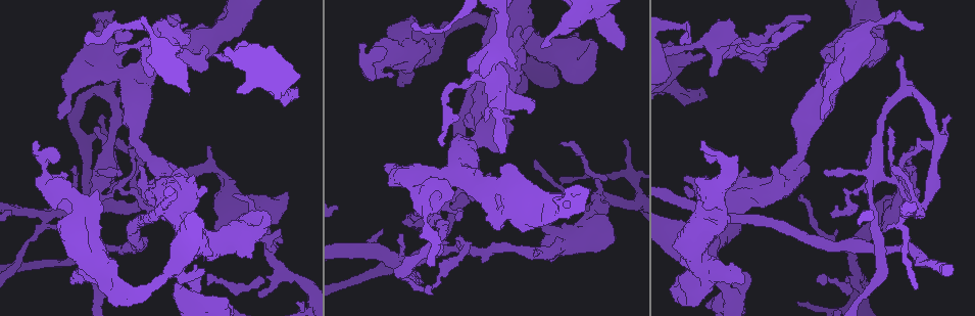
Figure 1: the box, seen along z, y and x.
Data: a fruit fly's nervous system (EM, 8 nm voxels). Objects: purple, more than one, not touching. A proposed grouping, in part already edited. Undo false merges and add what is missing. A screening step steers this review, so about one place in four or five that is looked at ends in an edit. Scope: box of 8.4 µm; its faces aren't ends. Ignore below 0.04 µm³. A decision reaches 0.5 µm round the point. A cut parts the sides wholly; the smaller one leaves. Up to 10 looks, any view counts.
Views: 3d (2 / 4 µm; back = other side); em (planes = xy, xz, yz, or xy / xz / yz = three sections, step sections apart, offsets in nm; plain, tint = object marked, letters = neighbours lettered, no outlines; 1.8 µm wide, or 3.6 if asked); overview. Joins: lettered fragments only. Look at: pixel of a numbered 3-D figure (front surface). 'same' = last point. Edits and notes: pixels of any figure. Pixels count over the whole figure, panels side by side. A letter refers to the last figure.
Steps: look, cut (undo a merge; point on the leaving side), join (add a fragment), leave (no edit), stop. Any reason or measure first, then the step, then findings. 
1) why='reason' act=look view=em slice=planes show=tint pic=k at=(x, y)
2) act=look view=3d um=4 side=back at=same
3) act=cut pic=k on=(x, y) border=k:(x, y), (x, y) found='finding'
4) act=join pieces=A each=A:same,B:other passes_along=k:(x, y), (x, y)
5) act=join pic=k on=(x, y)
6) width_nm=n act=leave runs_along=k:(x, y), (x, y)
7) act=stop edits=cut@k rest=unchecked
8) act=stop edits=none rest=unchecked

why='branch point' act=look view=3d um=4 side=back pic=1 at=(477, 250)

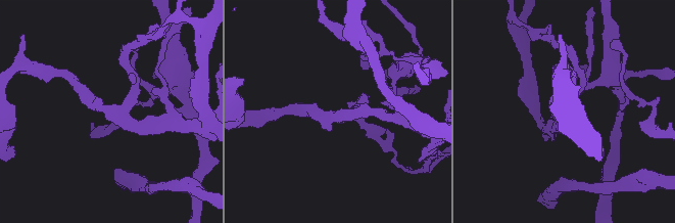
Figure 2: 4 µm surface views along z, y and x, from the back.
arms=3 arm_widths_nm=160,200,220 why='shape alone is not enough' act=look view=em slice=planes show=tint pic=2 at=(112, 113)

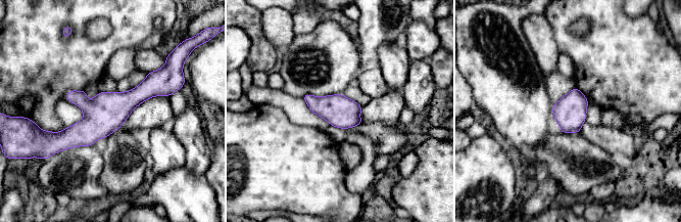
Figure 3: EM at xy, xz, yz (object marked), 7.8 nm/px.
why='what lies round it' act=look view=em slice=planes show=letters at=same

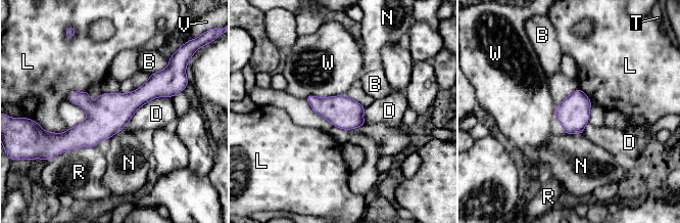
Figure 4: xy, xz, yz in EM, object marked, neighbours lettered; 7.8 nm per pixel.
act=leave each=B:other,D:other,L:other,N:other,R:other,T:other,V:other,W:other border=4:(172, 96), (147, 101), (124, 128) found='all the same cell'

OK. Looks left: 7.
why='calibre changes' act=look view=em slice=planes show=plain pic=1 at=(126, 79)

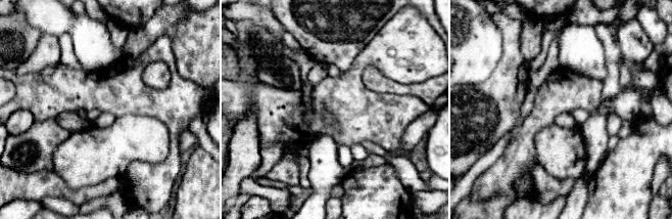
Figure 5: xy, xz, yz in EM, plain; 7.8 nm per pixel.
act=look view=em slice=planes show=letters at=same

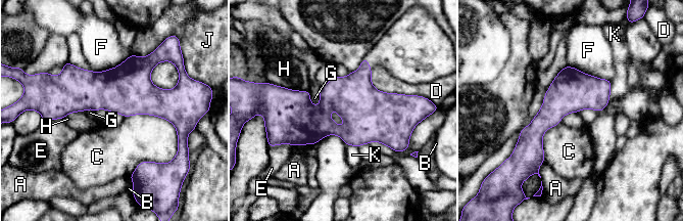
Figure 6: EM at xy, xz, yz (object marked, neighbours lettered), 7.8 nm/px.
act=leave each=A:other,B:other,C:other,D:other,E:other,F:other,G:other,H:other,J:other,K:other border=6:(125, 116), (163, 118), (178, 141) found='continuous, no second cell'

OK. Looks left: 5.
why='free end' act=look view=3d um=4 pic=1 at=(541, 47)

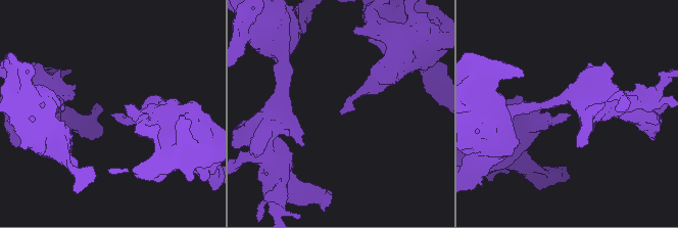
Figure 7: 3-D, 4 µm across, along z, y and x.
why='need the tissue' act=look view=em slice=planes show=letters pic=7 at=(112, 115)

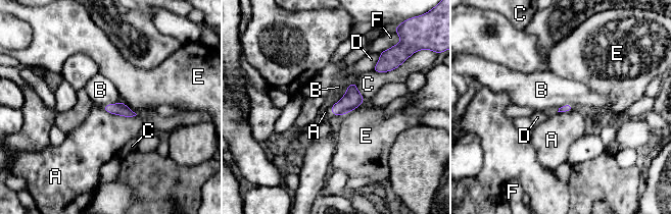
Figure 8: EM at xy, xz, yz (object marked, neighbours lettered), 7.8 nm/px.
act=leave each=A:other,B:other,C:other,D:other,E:other,F:other border=8:(348, 85), (345, 93), (330, 106) found='no lettered fragment goes on from it'

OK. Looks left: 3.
why='sharp bend' act=look view=em slice=xz step=16 show=letters pic=1 at=(433, 50)

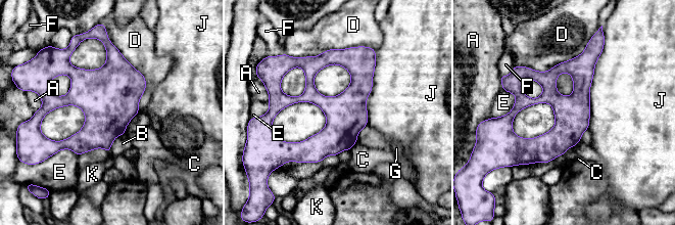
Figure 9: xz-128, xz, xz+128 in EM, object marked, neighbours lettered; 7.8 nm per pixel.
act=look view=em slice=planes show=letters at=same

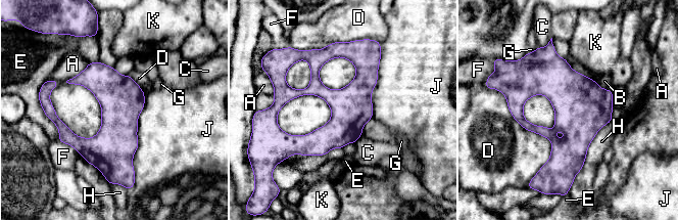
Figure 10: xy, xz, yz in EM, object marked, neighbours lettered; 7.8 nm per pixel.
act=leave each=A:other,B:other,C:other,D:other,E:other,F:other,G:other,H:other,J:other,K:other found='one cell here'

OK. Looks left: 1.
act=stop edits=none rest=unchecked

